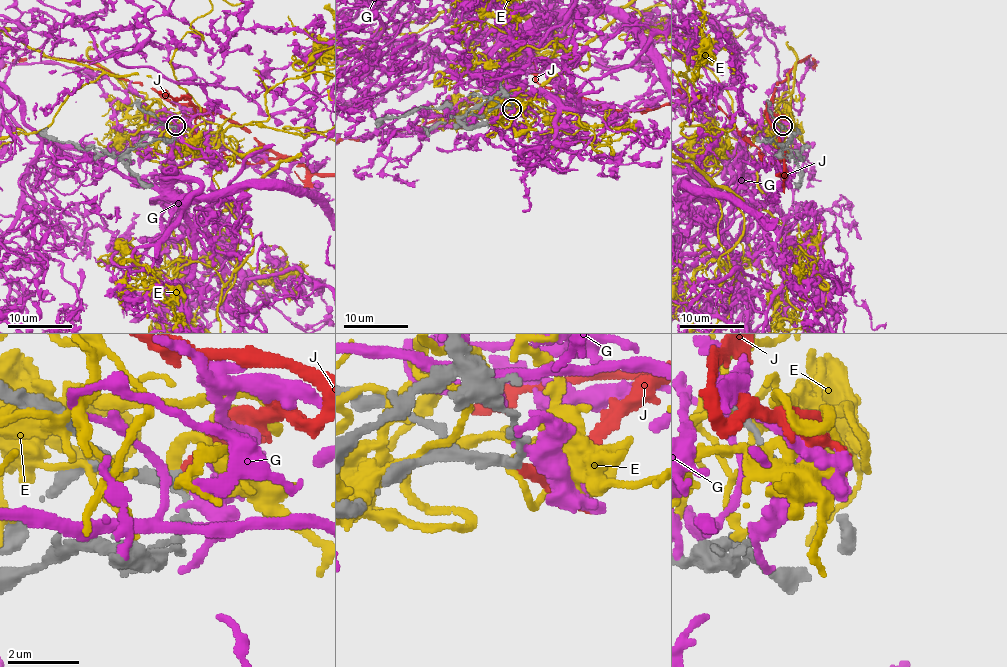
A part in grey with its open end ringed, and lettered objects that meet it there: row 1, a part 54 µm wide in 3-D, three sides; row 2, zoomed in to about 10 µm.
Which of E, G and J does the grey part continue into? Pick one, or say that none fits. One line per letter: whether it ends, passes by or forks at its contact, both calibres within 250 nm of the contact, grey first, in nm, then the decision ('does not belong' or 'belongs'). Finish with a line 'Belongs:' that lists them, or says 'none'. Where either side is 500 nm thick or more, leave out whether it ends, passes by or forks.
E: it passes by; calibres 280 and 200 nm; does not belong
G: it forks; calibres 200 and 320 nm; does not belong
J: it ends; calibres 280 and 360 nm; belongs
Belongs: J

